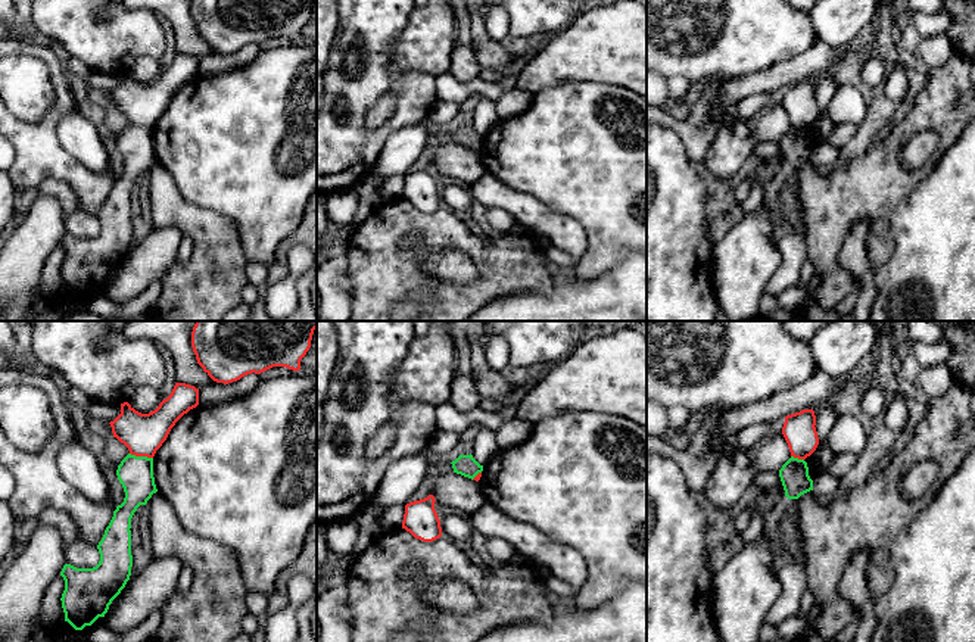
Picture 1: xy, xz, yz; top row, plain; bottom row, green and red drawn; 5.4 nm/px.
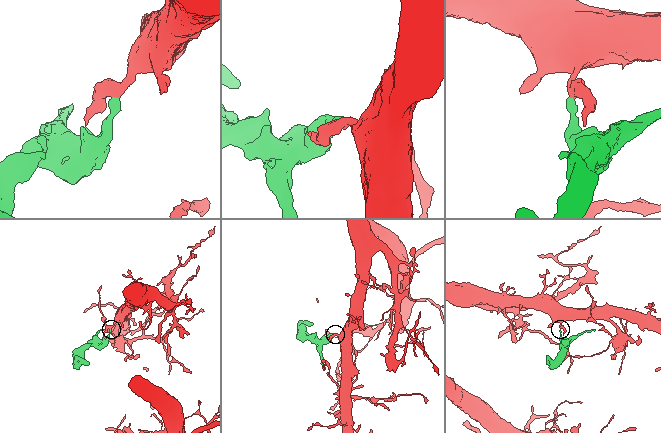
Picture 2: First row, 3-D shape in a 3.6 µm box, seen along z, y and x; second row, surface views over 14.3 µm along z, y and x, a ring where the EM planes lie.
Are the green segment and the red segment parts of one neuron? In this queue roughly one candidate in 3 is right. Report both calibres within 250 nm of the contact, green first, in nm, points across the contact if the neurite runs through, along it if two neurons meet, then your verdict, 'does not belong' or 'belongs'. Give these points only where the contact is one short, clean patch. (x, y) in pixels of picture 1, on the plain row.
calibres 190 and 220 nm; border xy (130, 122), (152, 128); does not belong

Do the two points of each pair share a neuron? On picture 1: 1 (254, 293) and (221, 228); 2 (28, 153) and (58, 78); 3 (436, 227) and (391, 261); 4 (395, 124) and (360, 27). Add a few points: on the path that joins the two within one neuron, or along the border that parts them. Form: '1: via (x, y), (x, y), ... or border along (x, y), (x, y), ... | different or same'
1: border along (246, 283), (240, 293), (240, 302) | different
2: via (43, 134), (61, 106), (61, 97) | same
3: via (420, 227), (407, 227), (391, 245) | same
4: via (401, 100), (401, 94), (368, 62), (368, 50) | same

